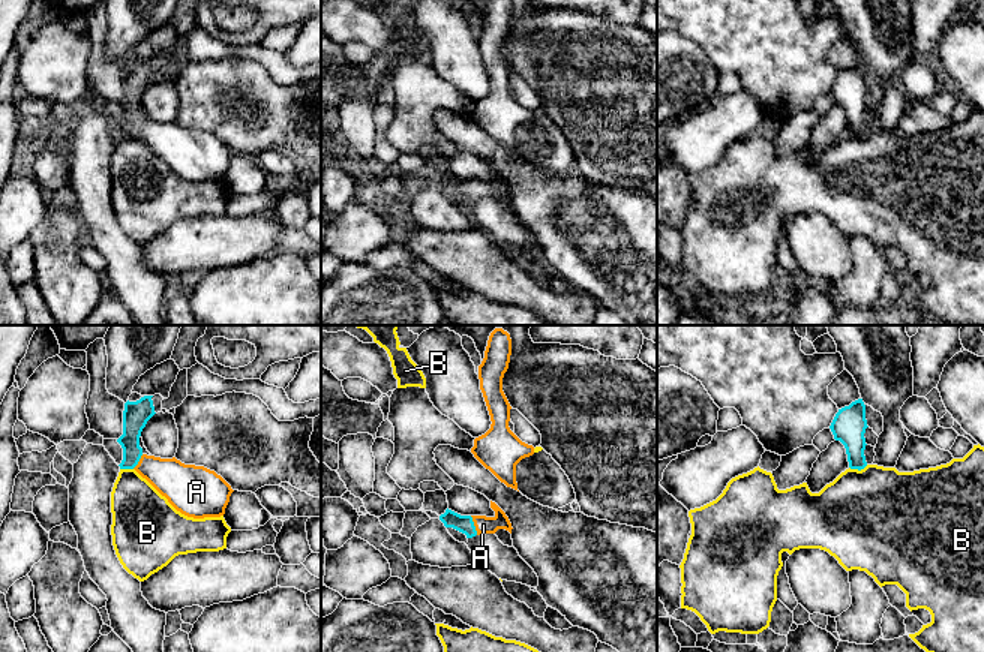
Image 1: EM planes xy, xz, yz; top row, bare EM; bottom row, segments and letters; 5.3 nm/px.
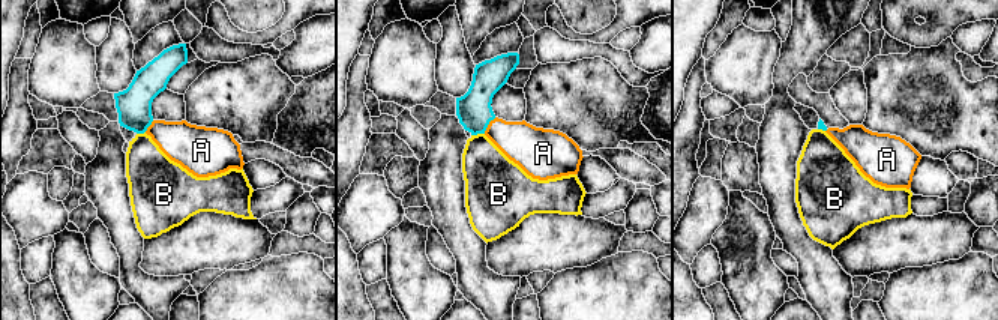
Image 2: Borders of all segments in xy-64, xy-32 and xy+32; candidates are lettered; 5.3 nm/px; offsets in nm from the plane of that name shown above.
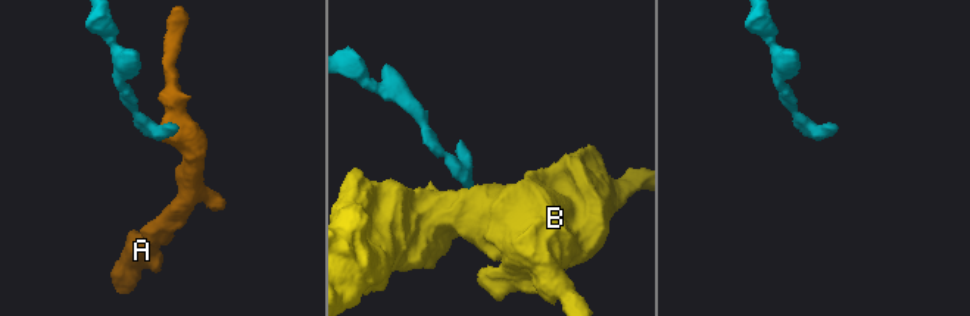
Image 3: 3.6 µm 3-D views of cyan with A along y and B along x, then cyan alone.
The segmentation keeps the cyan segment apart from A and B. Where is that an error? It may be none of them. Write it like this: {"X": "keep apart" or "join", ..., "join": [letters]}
{"A": "join", "B": "keep apart", "join": ["A"]}

